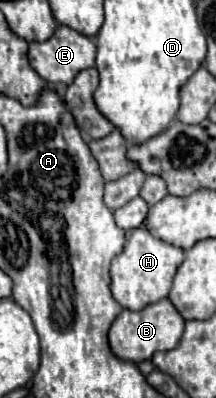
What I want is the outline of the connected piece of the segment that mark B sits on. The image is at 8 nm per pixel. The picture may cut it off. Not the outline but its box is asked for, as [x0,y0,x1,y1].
[108,298,186,364]

